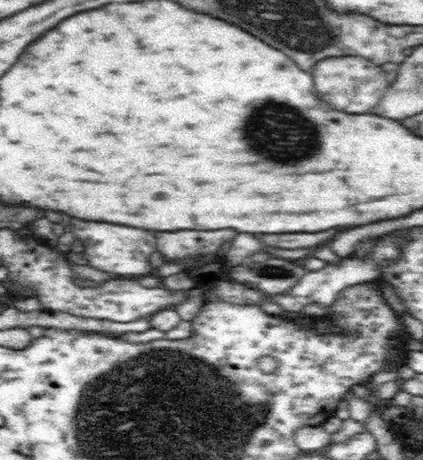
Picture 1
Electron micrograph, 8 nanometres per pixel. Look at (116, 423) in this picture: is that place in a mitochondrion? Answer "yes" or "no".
yes

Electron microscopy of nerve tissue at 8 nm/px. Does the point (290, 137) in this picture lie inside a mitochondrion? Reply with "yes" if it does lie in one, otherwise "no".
yes

